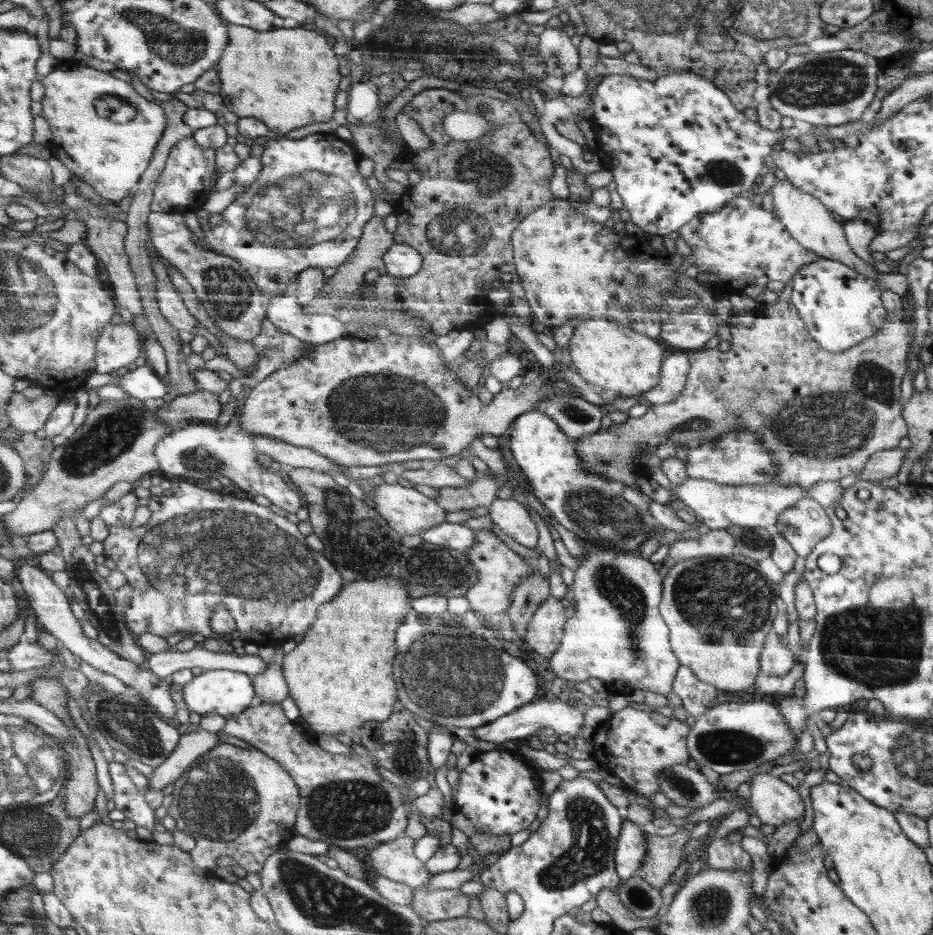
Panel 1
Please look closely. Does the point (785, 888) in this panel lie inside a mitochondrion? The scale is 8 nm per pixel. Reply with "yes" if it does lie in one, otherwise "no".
no

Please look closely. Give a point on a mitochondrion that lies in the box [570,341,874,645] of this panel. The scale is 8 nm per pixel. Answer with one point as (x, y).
(697, 421)

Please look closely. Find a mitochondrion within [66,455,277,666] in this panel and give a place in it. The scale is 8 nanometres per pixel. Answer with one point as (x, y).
(108, 622)

